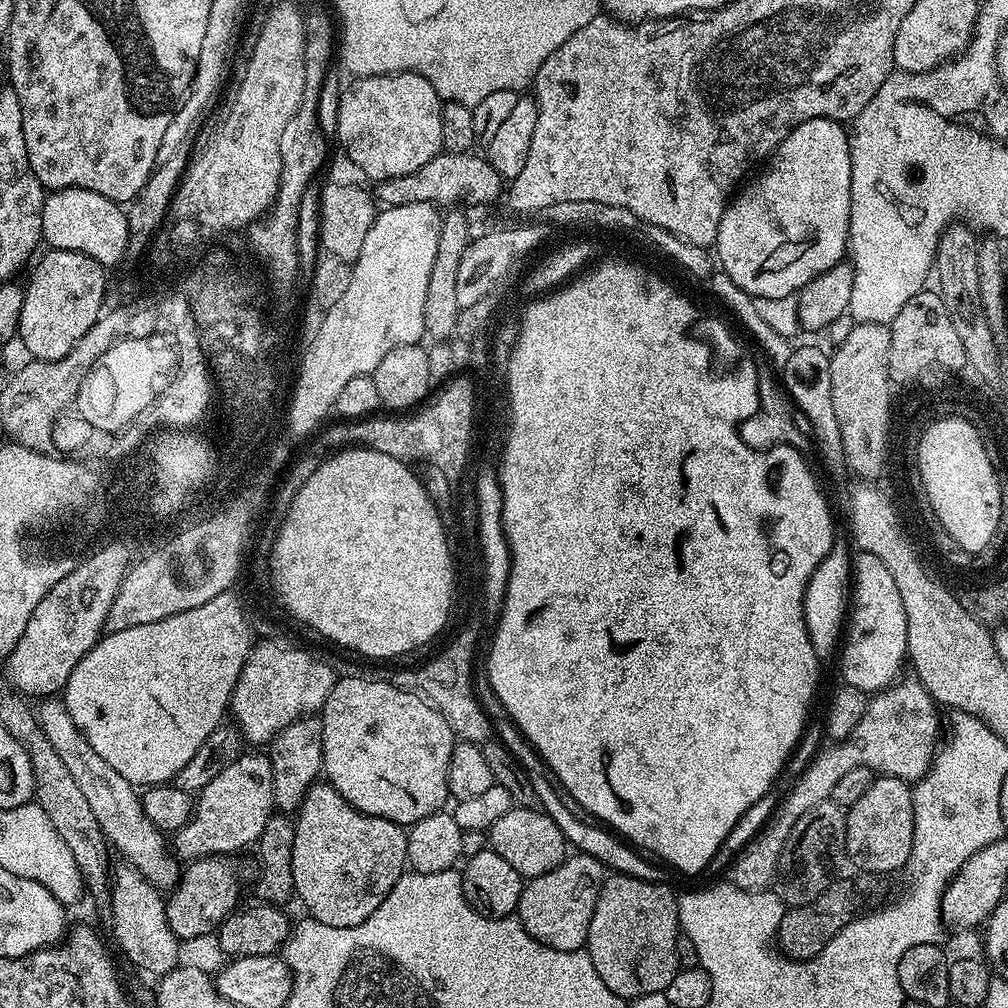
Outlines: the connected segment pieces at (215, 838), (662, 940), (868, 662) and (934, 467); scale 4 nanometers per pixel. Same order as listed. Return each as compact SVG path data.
M241 754L198 793L191 820L174 832L175 855L184 862L200 860L203 856L224 858L229 855L227 852L236 852L247 844L255 845L273 811L273 794L271 759L267 755Z
M612 874L605 879L598 894L598 906L594 906L594 918L590 918L586 951L594 962L594 970L598 970L598 978L602 978L602 982L606 982L614 994L623 996L625 1001L642 994L664 992L678 970L676 943L682 935L678 918L680 901L677 893L672 893L666 885L654 880L640 880L636 876Z
M857 551L854 559L851 561L851 588L850 588L850 611L846 616L846 631L842 636L842 647L839 649L838 657L840 656L840 672L844 675L842 678L844 684L854 686L858 690L869 694L883 692L889 684L893 683L901 675L900 667L905 667L906 657L908 654L908 631L906 630L906 606L902 606L902 597L898 594L898 585L894 583L894 574L890 574L890 570L886 570L883 562L876 557L875 554L869 552Z
M960 420L930 426L924 444L920 444L920 468L924 468L924 484L928 484L932 504L936 504L950 537L973 554L990 545L999 529L1003 498L996 497L996 476L992 476L992 468L984 460L984 448L980 448L976 432L968 424L960 424Z

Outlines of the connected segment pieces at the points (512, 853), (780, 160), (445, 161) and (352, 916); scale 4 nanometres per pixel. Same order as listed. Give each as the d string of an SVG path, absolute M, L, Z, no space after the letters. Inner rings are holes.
M513 806L509 812L502 814L502 818L498 818L498 822L494 822L490 829L490 848L502 858L506 858L506 862L510 862L510 866L514 866L514 870L518 870L522 878L553 872L570 852L570 845L562 830L558 830L554 821L536 806Z
M814 118L802 122L778 145L767 165L769 168L753 184L745 183L731 197L718 226L714 256L722 271L753 298L786 298L845 259L850 248L848 227L852 205L848 138L845 125L835 120Z
M441 154L430 158L414 174L379 181L374 196L381 205L393 208L410 202L426 202L433 206L464 206L460 204L492 204L502 196L502 177L483 155ZM501 184L501 188L500 188Z
M327 782L313 784L312 789L308 791L306 798L300 803L299 809L295 813L294 823L296 833L294 834L294 850L292 851L292 869L294 870L294 886L296 887L295 895L298 900L300 896L301 902L308 907L307 915L313 920L335 928L349 928L366 922L366 918L370 918L370 914L374 914L374 910L378 910L378 906L382 906L382 902L390 894L390 890L400 881L400 877L406 871L408 862L407 831L401 825L390 822L386 818L367 816L366 813L359 812L357 808L350 806L350 802L346 802L346 798L342 798L342 794L338 794L338 790L334 790Z

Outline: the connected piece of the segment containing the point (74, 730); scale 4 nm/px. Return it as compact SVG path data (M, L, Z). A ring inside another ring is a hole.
M44 698L39 701L39 704L38 719L42 730L46 738L50 738L50 746L54 746L54 751L58 753L58 758L62 758L66 770L70 770L74 783L82 790L86 803L94 813L94 818L98 818L98 826L102 830L104 839L115 851L117 848L124 855L121 857L136 868L138 874L157 890L175 888L180 883L181 865L171 855L167 856L167 852L170 852L169 841L168 844L164 841L165 833L156 828L154 822L147 817L137 785L122 778L122 774L118 774L118 770L114 770L110 762L105 762L94 751L94 746L90 746L90 742L74 722L63 699Z

